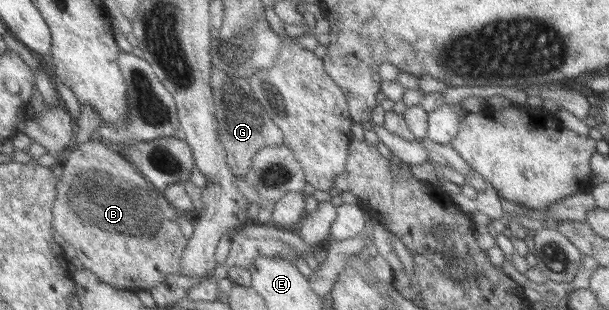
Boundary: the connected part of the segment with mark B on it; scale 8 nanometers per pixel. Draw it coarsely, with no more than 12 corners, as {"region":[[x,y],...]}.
{"region":[[67,152],[53,227],[106,284],[184,270],[180,213],[123,152]]}

